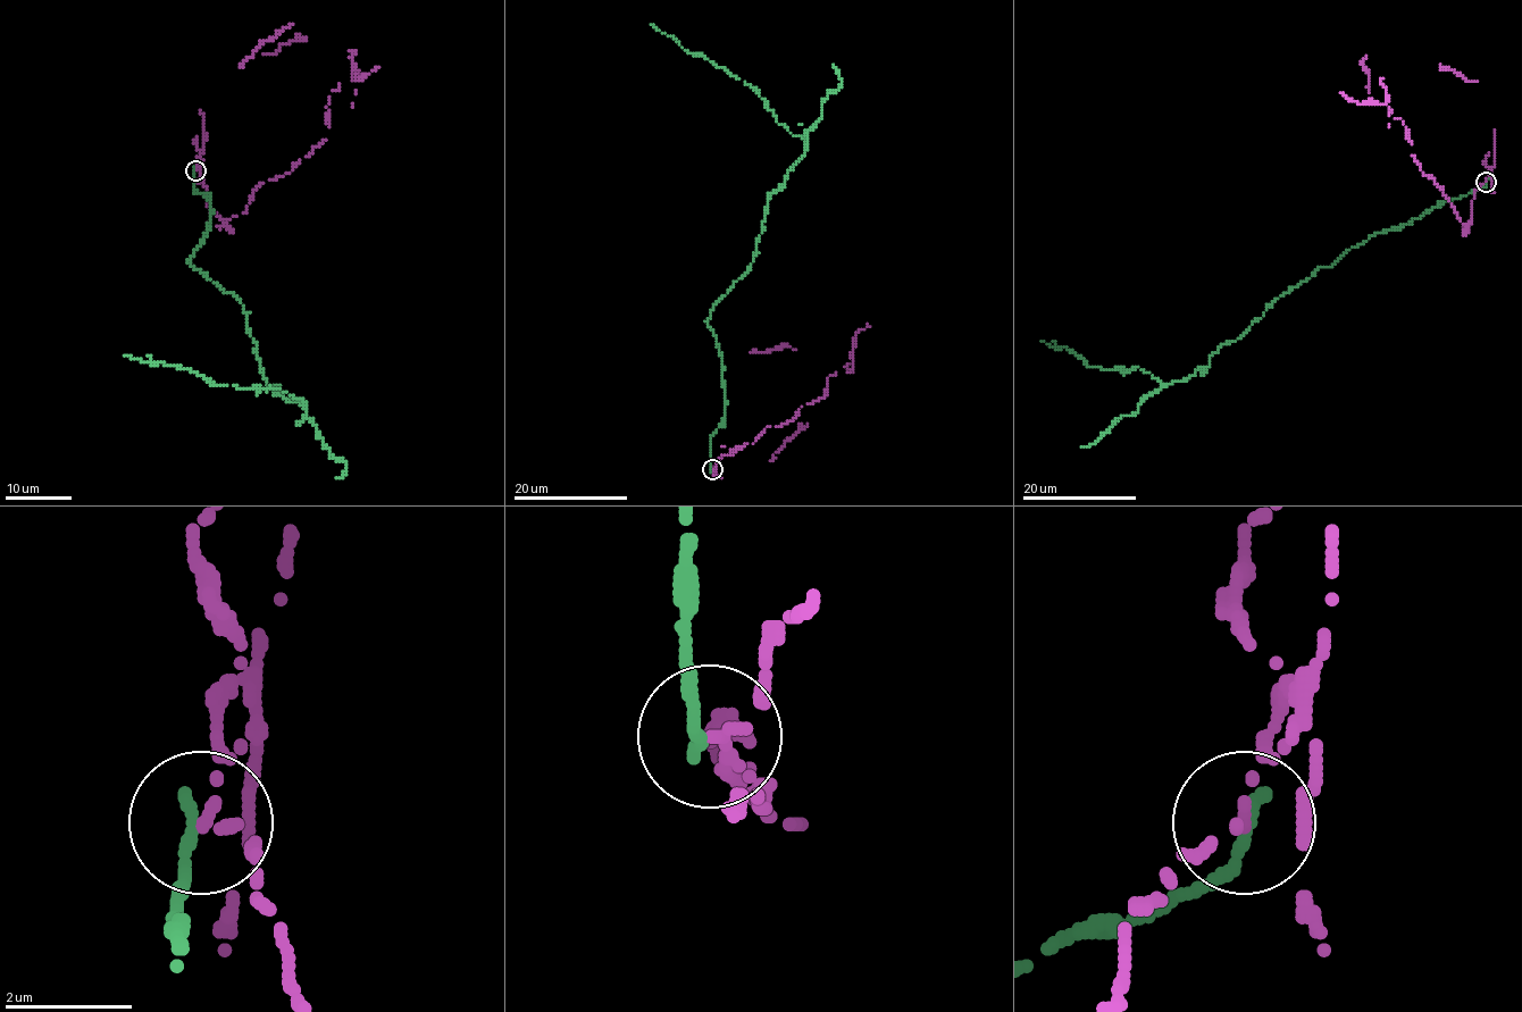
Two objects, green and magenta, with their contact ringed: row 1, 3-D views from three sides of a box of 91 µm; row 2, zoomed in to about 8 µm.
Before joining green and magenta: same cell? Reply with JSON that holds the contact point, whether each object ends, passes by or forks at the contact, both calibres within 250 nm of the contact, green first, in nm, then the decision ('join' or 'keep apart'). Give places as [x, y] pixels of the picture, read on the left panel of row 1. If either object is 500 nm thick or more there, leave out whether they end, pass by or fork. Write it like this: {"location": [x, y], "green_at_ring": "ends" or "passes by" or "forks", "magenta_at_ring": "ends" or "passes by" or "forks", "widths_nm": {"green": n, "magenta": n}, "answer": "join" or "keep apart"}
{"location": [195, 170], "green_at_ring": "ends", "magenta_at_ring": "passes by", "widths_nm": {"green": 220, "magenta": 140}, "answer": "keep apart"}

